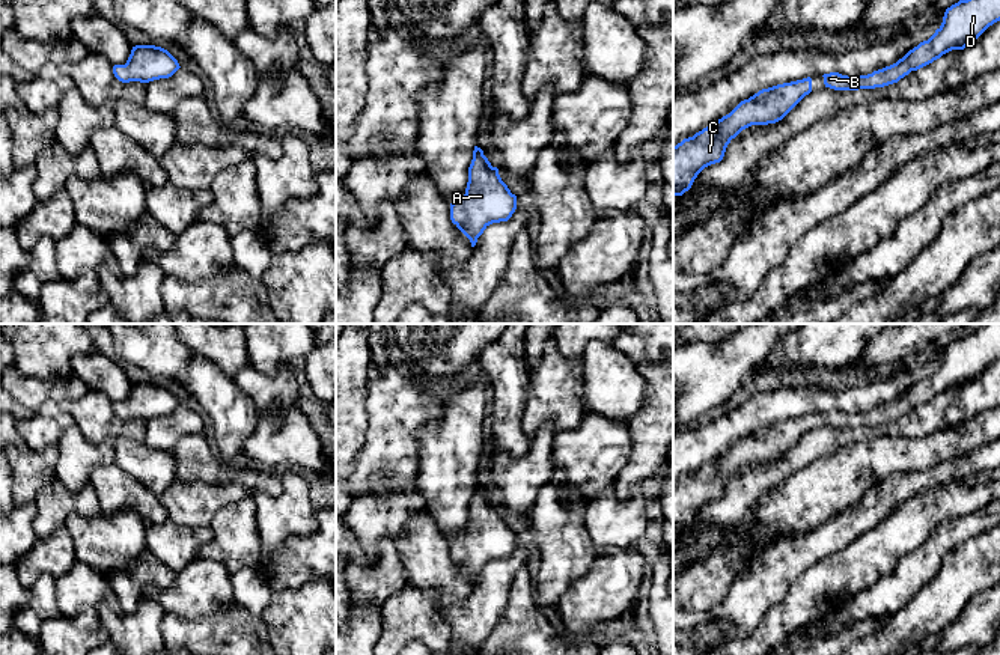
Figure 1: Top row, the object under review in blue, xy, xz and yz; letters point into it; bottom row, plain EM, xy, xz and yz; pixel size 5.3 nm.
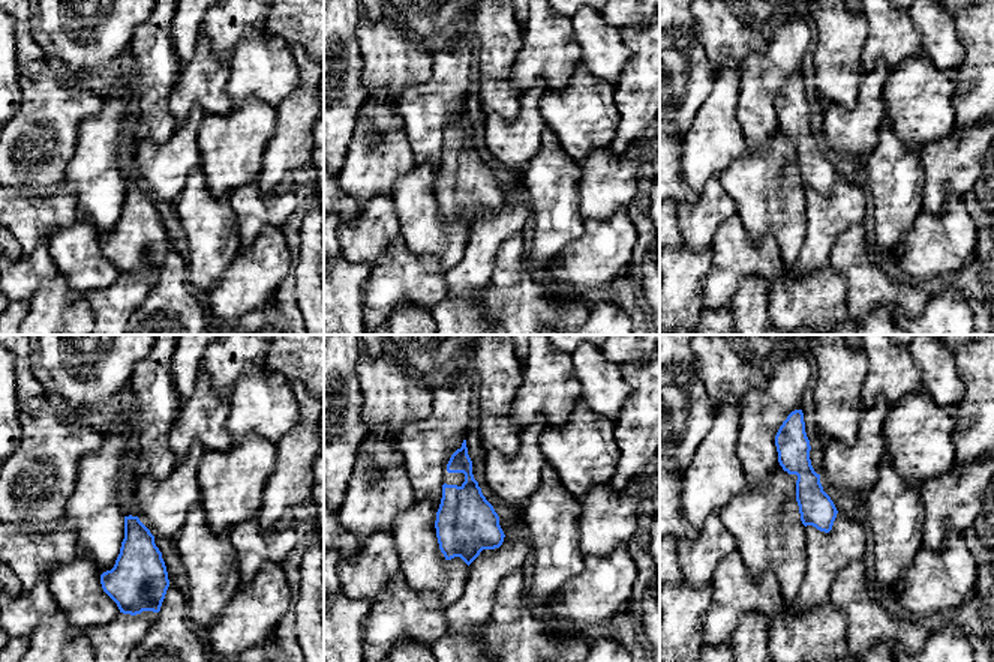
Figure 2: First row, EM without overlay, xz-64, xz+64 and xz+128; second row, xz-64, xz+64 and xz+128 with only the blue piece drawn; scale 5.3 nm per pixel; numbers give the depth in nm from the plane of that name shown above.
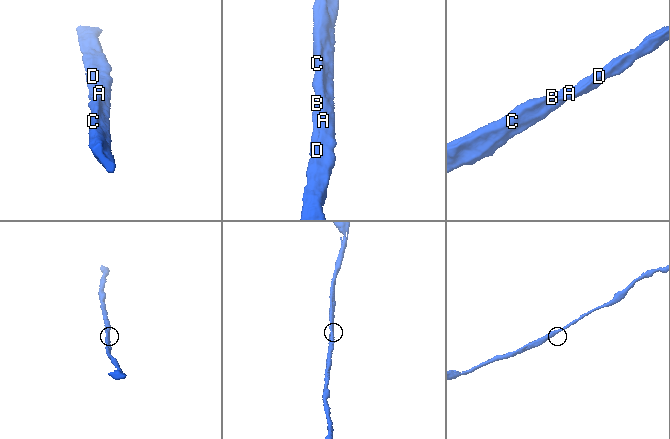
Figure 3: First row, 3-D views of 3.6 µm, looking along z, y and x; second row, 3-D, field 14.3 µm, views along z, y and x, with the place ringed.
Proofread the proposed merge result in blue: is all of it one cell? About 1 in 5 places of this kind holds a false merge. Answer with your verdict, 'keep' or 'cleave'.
keep

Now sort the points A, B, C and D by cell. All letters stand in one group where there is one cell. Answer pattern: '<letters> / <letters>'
A B C D

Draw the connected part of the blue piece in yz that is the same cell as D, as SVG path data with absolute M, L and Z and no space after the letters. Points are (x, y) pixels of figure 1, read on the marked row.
M959 0L946 9L941 26L896 63L867 75L824 74L825 87L834 90L875 89L898 83L952 50L964 50L989 26L1000 21L1000 0Z

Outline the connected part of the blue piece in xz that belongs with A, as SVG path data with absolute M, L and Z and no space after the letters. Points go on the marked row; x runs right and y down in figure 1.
M474 146L465 194L450 203L452 223L474 247L489 224L508 221L515 209L517 196L502 181L498 169L491 166L483 151Z

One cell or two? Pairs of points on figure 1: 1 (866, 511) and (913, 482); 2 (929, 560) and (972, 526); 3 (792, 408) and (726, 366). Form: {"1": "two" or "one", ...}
{"1": "one", "2": "one", "3": "two"}

